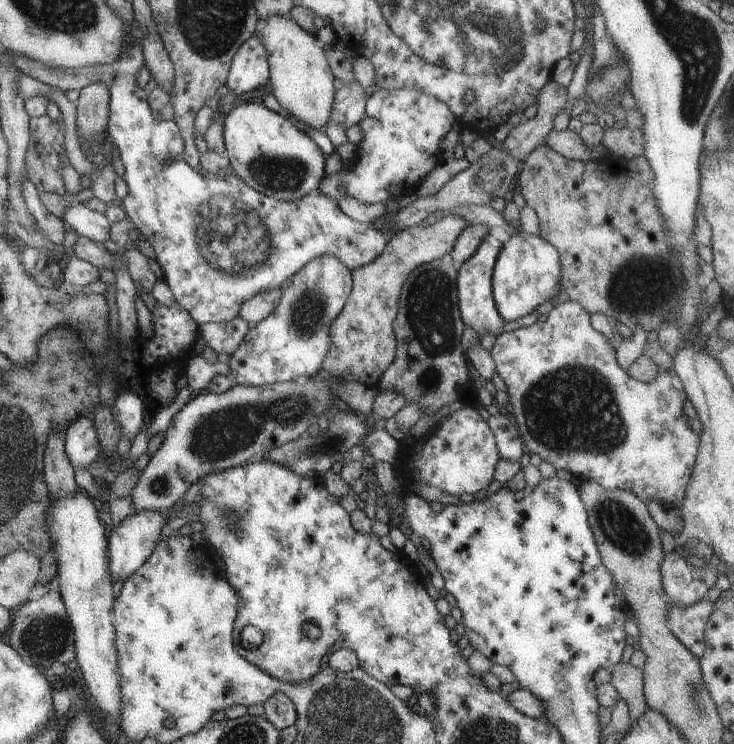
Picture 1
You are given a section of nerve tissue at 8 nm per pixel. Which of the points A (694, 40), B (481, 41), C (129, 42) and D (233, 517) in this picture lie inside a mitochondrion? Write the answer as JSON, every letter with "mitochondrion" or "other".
{"A":"mitochondrion","B":"mitochondrion","C":"other","D":"mitochondrion"}

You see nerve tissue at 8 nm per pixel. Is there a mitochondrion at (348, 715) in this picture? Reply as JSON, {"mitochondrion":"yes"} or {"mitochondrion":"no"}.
{"mitochondrion":"yes"}

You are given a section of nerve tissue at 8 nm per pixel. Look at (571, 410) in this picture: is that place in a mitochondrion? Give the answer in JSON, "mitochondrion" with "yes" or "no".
{"mitochondrion":"yes"}

